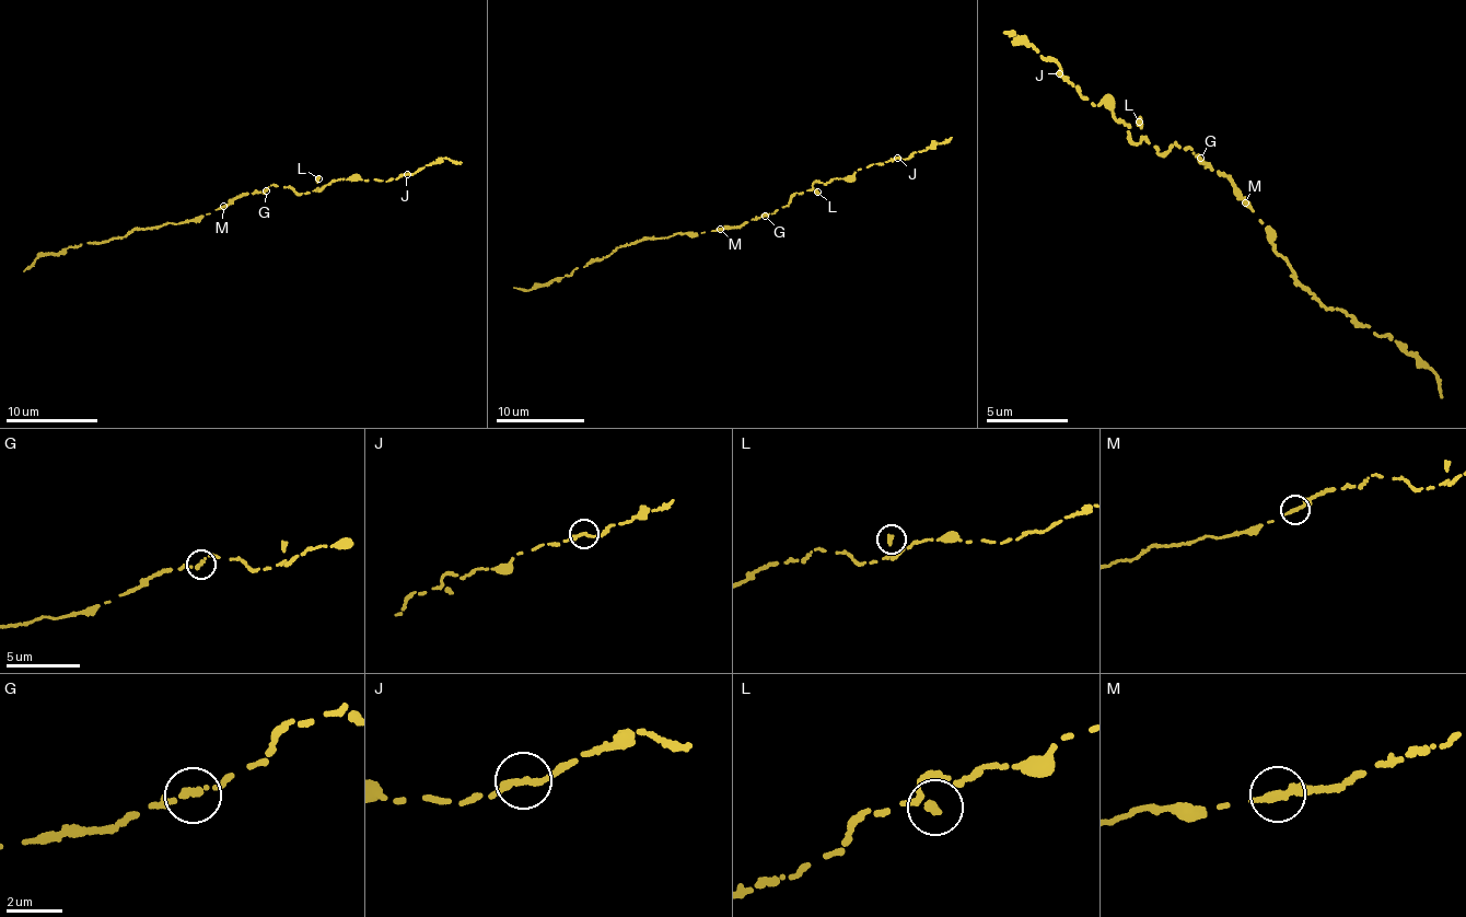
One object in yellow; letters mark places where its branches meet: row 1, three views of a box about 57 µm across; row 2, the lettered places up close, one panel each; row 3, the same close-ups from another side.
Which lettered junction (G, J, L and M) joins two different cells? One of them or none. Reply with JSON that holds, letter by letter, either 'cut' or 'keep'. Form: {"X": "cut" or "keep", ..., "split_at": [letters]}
{"G": "keep", "J": "keep", "L": "keep", "M": "keep", "split_at": []}

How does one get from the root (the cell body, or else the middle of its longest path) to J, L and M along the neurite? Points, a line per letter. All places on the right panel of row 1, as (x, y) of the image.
J: (1212, 171), (1190, 148), (1174, 143), (1156, 155), (1144, 140), (1133, 141), (1109, 105), (1093, 105), (1059, 73)
L: (1212, 171), (1190, 148), (1185, 150), (1174, 143), (1156, 155), (1154, 147), (1145, 141), (1139, 122)
M: (1212, 171), (1229, 177), (1245, 202)

